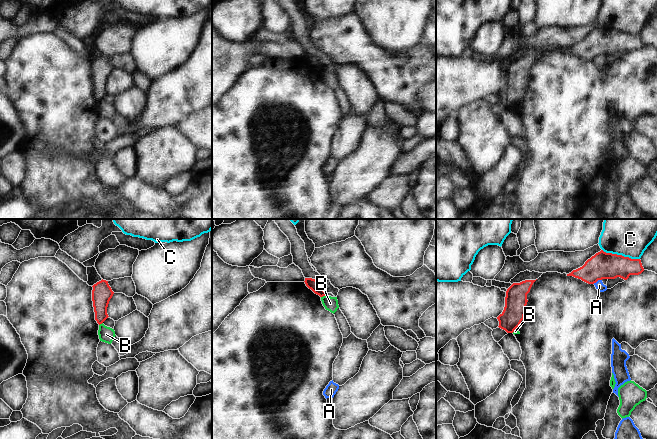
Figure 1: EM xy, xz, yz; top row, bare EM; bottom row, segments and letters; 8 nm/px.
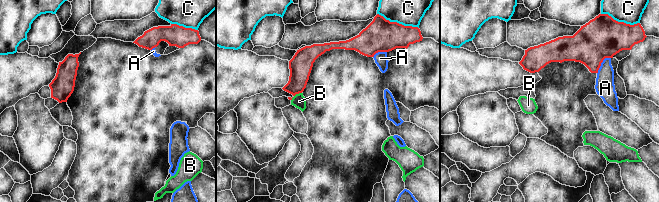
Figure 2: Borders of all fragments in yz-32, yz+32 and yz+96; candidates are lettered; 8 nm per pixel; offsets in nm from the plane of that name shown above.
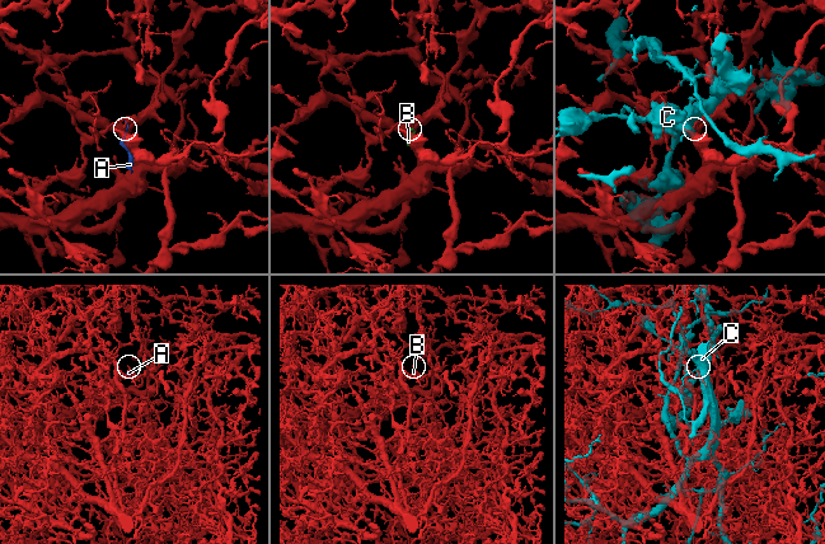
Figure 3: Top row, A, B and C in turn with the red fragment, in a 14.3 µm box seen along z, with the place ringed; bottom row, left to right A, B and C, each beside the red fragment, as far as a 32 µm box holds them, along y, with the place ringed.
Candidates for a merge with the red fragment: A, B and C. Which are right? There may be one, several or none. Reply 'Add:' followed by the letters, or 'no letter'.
Add: no letter

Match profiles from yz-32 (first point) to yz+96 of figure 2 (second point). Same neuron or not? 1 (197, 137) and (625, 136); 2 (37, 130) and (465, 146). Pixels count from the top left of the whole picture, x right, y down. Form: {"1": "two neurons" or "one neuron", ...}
{"1": "one neuron", "2": "two neurons"}

